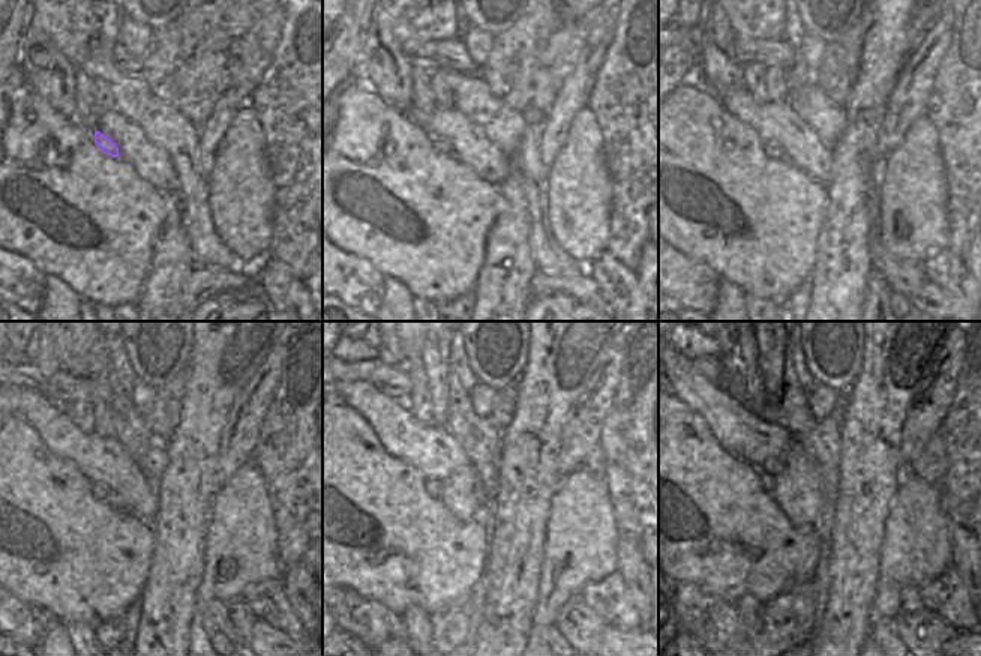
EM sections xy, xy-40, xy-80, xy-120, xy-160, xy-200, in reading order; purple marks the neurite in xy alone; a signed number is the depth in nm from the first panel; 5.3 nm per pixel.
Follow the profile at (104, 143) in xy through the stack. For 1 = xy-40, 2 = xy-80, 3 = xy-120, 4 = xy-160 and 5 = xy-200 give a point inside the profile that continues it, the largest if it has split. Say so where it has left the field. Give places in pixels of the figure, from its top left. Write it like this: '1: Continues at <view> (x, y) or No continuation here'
1: Continues at xy-40 (440, 143)
2: Continues at xy-80 (771, 149)
3: Continues at xy-120 (102, 491)
4: Continues at xy-160 (431, 485)
5: Continues at xy-200 (765, 481).

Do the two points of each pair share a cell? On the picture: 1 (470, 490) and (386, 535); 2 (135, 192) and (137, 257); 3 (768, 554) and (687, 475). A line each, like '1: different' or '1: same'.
1: different
2: same
3: same

